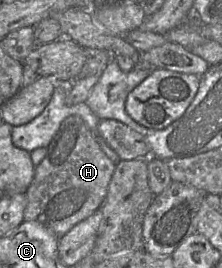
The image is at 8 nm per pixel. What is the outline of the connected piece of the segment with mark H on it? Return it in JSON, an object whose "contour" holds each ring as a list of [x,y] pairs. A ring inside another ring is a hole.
{"contour":[[[70,115],[61,123],[46,149],[46,155],[35,167],[33,180],[26,191],[24,221],[37,222],[60,238],[101,207],[116,164],[102,151],[87,124],[77,115]]]}

